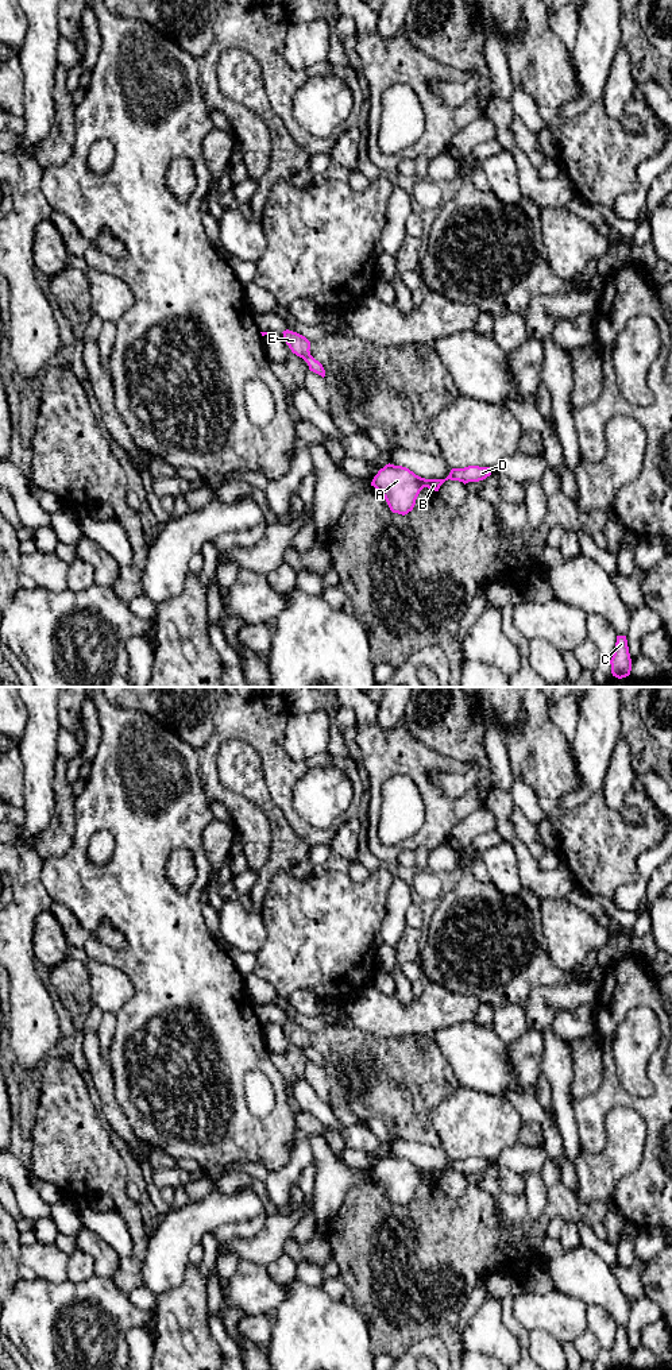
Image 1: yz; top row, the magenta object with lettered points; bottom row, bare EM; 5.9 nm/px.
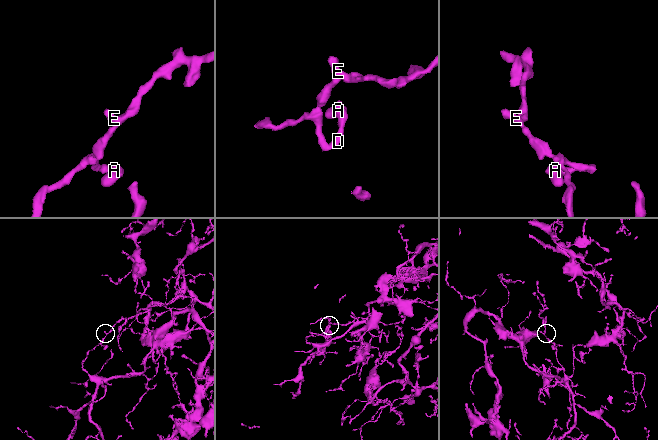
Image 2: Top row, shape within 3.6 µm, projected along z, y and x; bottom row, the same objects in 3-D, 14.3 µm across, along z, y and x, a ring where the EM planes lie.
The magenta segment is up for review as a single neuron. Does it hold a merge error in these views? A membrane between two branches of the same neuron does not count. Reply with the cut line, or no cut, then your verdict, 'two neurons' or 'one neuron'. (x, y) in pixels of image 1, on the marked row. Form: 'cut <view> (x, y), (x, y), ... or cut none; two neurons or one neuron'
cut none; one neuron

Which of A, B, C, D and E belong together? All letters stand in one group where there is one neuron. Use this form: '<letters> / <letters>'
A B C D E

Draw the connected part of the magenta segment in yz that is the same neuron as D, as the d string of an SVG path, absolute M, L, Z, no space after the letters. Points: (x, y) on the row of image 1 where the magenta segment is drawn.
M389 463L378 471L371 486L385 497L393 513L405 516L413 510L416 499L424 487L439 491L440 486L448 479L466 485L468 482L483 481L490 475L490 467L468 466L452 468L445 479L425 479L406 467Z

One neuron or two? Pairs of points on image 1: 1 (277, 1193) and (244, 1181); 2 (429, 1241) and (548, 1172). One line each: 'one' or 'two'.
1: two
2: two

